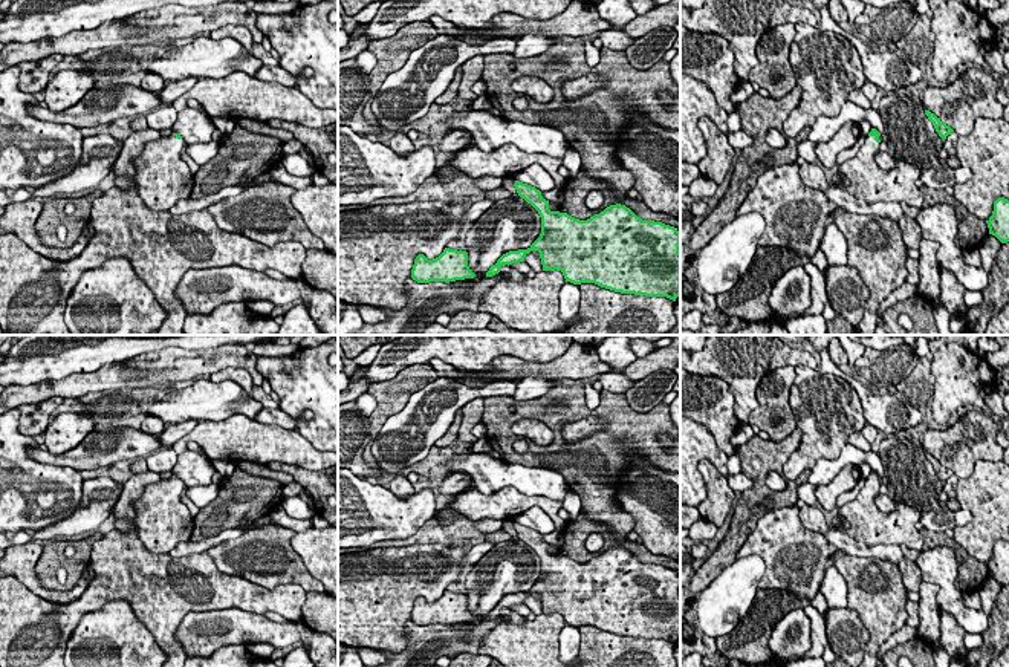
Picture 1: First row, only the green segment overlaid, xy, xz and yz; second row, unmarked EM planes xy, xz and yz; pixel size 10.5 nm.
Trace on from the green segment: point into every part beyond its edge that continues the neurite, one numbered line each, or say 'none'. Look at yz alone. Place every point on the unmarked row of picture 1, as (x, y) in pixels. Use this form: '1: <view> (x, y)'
1: yz (870, 525)

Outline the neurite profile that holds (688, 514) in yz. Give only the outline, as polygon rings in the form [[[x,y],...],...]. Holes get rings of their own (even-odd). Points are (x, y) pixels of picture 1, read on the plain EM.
[[[680,505],[680,528],[689,529],[699,519],[702,519],[697,506]]]

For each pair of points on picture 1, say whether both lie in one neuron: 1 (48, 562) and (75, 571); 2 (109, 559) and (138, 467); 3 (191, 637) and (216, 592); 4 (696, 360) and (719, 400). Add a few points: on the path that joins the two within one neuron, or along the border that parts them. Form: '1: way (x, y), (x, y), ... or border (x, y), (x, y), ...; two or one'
1: way (54, 562), (63, 562), (69, 566); one
2: border (147, 470), (133, 475); two
3: border (243, 611), (237, 608), (190, 611), (176, 631); two
4: border (696, 374), (722, 378), (729, 386), (734, 398); two

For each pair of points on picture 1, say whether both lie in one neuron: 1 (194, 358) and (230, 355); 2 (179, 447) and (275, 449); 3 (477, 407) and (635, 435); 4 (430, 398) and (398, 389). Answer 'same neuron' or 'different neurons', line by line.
1: same neuron
2: same neuron
3: different neurons
4: different neurons

